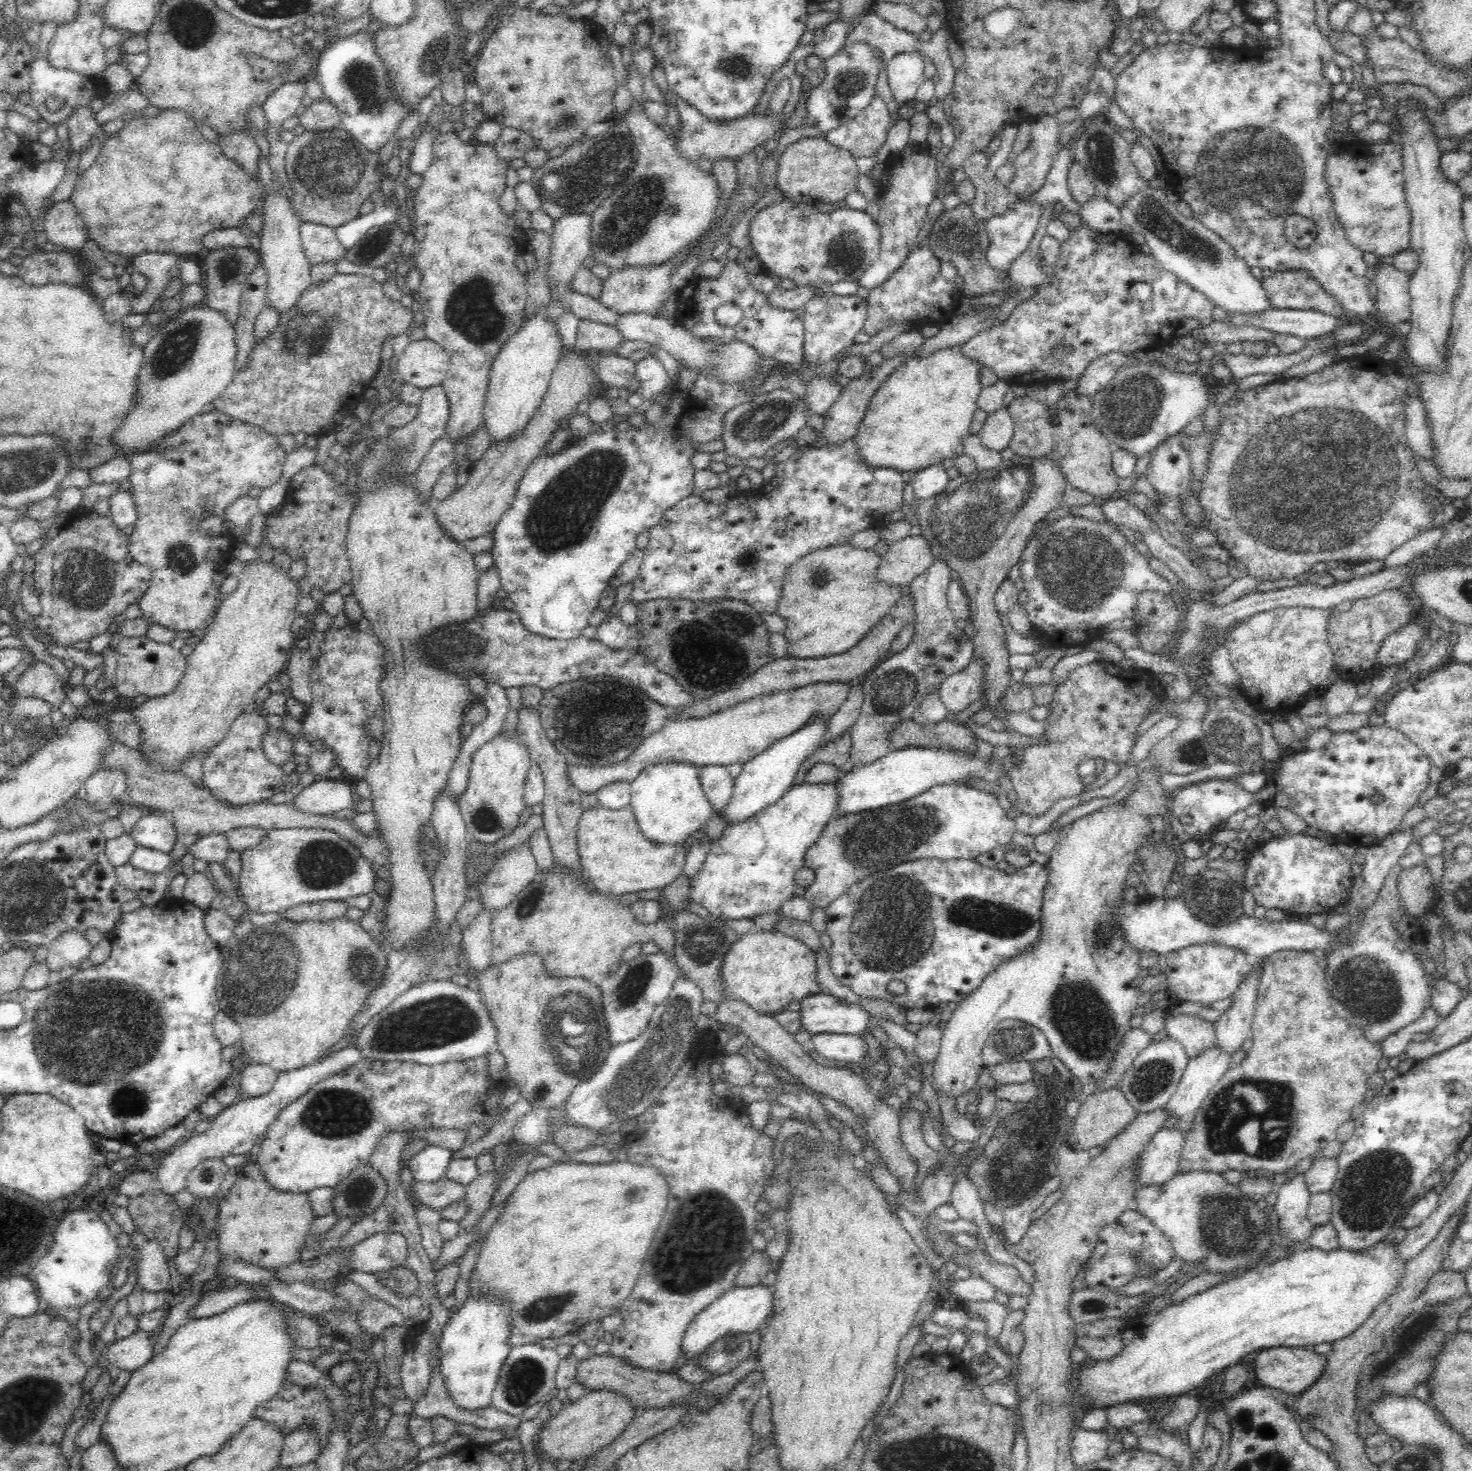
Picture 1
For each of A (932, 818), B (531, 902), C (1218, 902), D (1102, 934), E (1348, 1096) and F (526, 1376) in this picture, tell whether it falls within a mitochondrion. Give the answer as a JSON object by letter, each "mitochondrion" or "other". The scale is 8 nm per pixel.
{"A":"mitochondrion","B":"mitochondrion","C":"mitochondrion","D":"mitochondrion","E":"other","F":"mitochondrion"}

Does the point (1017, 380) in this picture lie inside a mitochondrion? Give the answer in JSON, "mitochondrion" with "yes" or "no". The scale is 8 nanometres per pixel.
{"mitochondrion":"no"}

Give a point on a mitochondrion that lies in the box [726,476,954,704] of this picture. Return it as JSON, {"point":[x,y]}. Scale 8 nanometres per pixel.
{"point":[820,579]}

